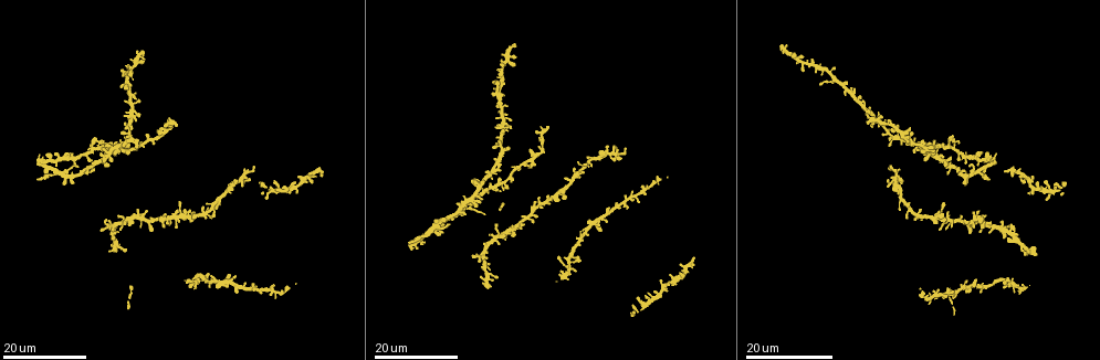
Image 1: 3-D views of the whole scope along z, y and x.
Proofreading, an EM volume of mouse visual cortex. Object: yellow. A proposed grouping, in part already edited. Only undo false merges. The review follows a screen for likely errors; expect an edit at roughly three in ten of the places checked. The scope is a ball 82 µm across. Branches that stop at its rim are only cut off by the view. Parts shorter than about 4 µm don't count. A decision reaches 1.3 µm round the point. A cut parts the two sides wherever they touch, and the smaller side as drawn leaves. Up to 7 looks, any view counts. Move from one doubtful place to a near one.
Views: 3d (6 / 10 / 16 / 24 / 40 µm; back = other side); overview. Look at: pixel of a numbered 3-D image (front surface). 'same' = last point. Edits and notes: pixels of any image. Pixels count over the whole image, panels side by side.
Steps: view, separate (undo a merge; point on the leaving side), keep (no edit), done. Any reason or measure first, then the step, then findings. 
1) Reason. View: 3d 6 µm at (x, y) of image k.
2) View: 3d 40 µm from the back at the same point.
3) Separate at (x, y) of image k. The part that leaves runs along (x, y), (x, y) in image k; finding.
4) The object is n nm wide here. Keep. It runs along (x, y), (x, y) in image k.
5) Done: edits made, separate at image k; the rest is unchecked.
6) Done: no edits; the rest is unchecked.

Thick turns thin. View: 3d 16 µm at (459, 209) of image 1.

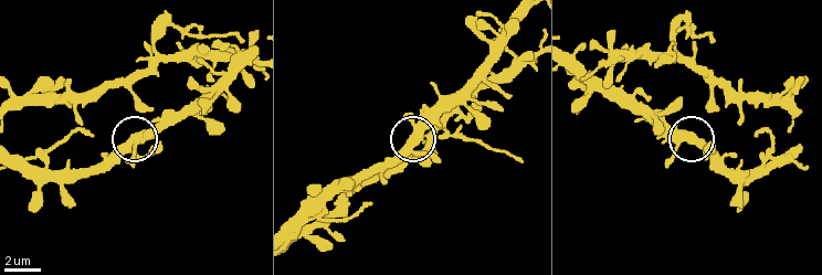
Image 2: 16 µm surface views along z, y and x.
Zoom in. View: 3d 6 µm at (695, 143) of image 2.

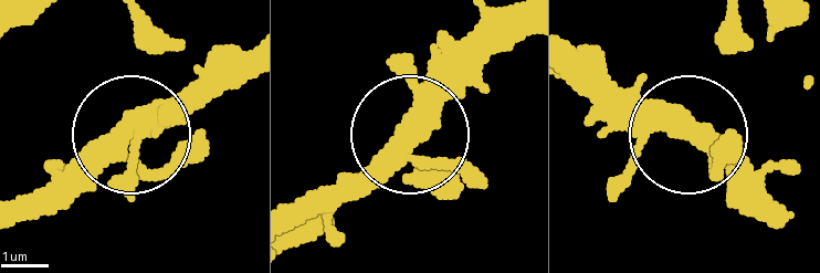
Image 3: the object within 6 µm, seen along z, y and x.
Keep. Continuous, no second cell.

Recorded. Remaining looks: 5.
Three arms meet. View: 3d 24 µm at (93, 145) of image 1.

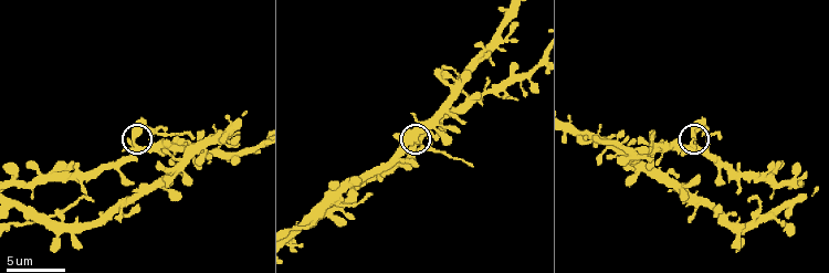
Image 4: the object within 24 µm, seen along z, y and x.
View: 3d 10 µm at (136, 144) of image 4.

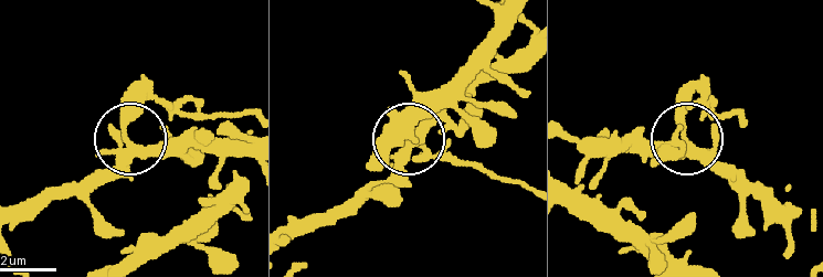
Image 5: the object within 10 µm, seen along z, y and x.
3 arms meet here. Separate at (127, 92) of image 5. The part that leaves runs along (122, 134), (150, 98), (251, 115) in image 5; a second cell is stuck on.

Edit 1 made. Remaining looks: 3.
View: 3d 24 µm at (124, 218) of image 1.

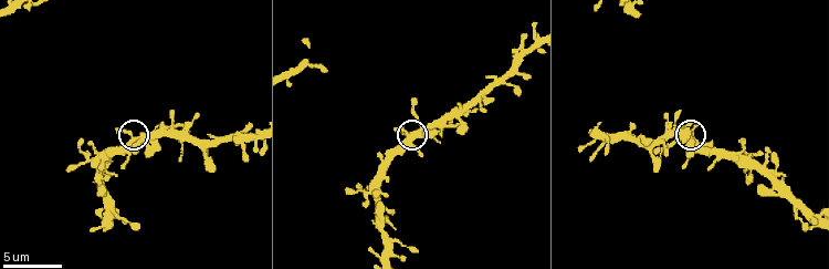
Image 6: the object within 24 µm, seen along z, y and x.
View: 3d 6 µm at (693, 135) of image 6.

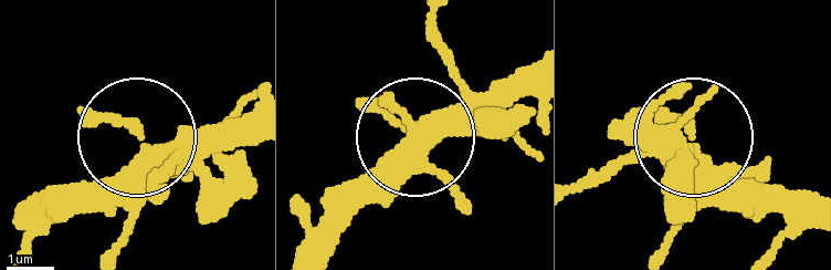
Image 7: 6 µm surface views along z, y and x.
The object is 330 nm wide here. Keep. One cell here.

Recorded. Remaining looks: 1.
Done: edits made, separate at image 5; the rest is unchecked.

